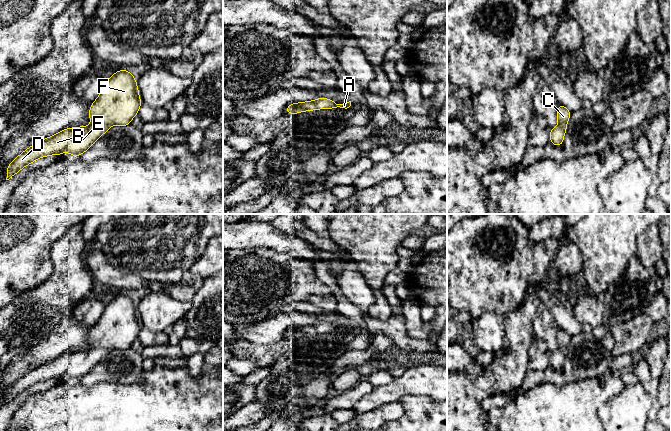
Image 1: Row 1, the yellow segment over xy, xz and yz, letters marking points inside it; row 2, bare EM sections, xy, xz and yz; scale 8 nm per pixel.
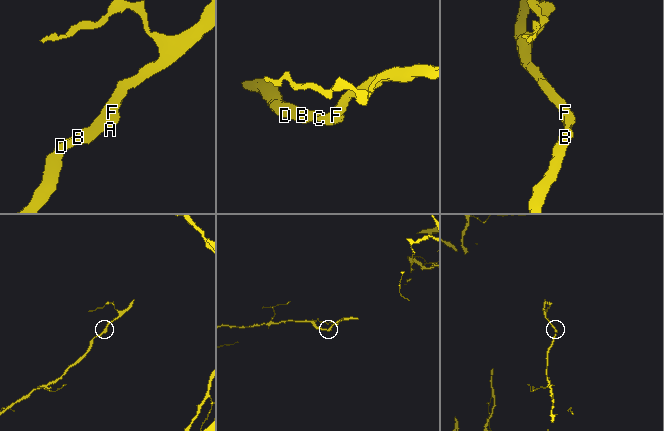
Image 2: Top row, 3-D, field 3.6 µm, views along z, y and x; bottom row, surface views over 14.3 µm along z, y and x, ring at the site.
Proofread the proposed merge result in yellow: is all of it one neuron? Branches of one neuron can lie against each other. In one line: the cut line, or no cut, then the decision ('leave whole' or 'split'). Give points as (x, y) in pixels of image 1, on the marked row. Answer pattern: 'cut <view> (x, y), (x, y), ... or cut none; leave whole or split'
cut none; leave whole

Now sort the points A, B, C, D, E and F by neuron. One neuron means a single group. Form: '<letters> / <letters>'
A B C D E F

